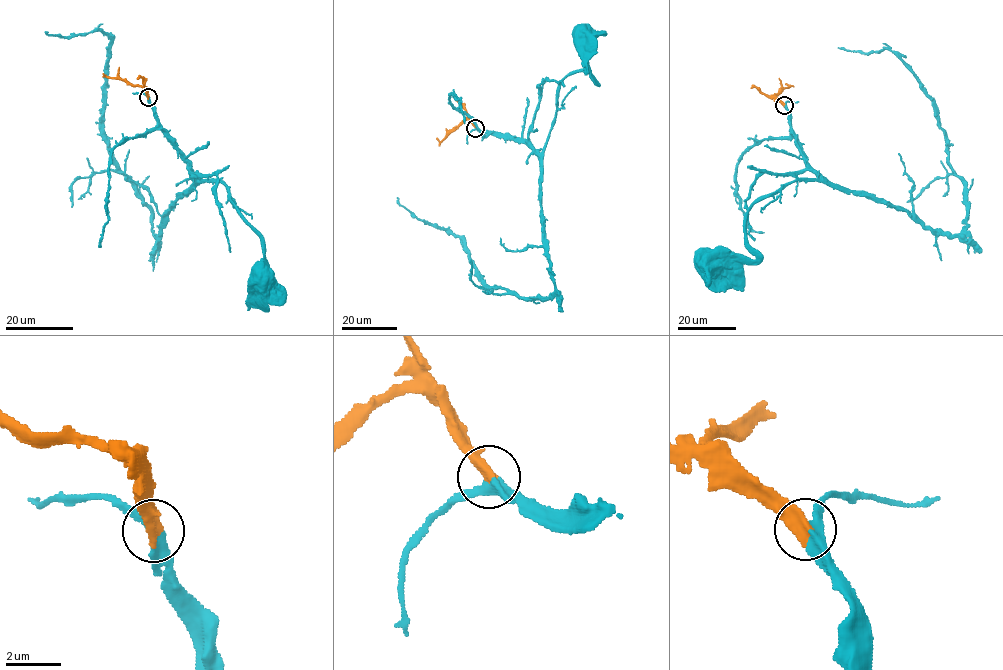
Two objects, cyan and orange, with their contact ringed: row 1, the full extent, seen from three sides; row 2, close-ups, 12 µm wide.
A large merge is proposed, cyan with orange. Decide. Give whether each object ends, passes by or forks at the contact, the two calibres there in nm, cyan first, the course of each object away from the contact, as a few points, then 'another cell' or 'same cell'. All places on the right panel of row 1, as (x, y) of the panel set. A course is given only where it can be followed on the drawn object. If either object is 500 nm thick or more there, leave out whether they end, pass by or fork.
cyan passes by | orange ends | 360/480 nm | cyan via (785, 105), (797, 148), (818, 178), (785, 183), (752, 205), (745, 228), (755, 260), (709, 263) | orange via (784, 105), (774, 96), (789, 86), (785, 84) | same cell

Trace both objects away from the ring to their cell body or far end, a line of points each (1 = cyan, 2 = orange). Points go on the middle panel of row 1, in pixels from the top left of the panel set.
1: (476, 128), (542, 149), (560, 82), (582, 71), (595, 81), (581, 38)
2: (476, 127), (467, 119), (440, 141), (436, 138)

